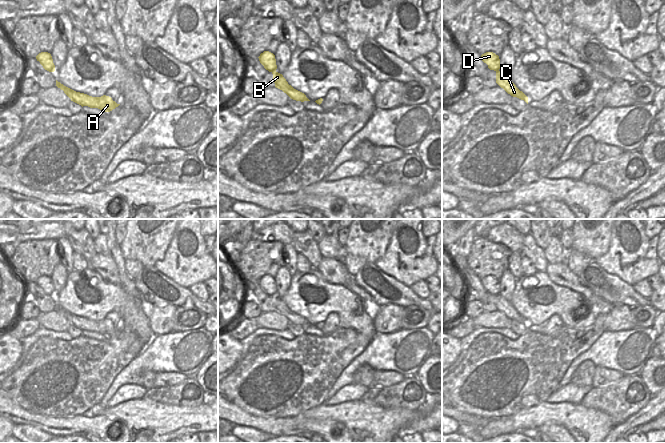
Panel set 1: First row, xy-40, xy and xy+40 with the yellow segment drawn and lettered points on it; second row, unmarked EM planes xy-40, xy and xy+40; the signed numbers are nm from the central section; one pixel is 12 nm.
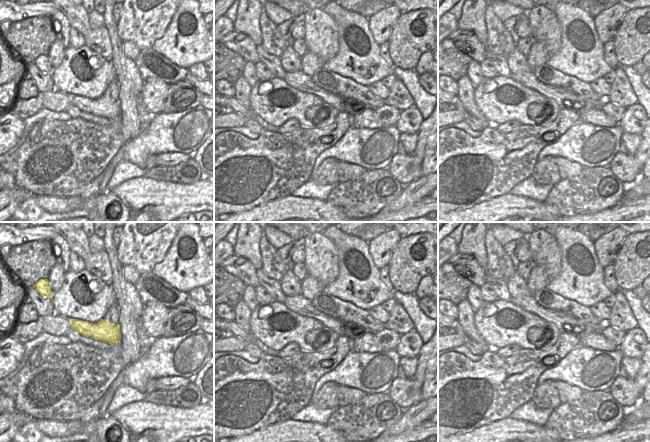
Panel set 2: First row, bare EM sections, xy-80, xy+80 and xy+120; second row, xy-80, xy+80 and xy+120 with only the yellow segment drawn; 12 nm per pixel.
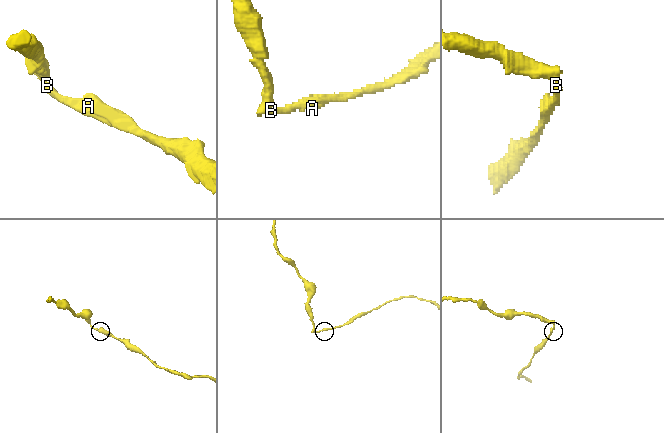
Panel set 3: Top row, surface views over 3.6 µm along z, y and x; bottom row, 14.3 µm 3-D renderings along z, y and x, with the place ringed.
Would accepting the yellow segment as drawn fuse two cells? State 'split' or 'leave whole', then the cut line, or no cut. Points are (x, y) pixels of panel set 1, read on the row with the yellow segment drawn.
split; cut in xy along (275, 70), (272, 72)

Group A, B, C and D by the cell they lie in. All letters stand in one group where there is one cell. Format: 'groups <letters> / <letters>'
groups A B C / D

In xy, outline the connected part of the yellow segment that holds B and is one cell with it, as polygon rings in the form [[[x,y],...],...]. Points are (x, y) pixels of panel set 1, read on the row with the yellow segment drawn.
[[[276,71],[272,72],[272,74],[273,74],[273,81],[275,83],[275,87],[282,90],[291,99],[301,102],[310,101],[304,93],[294,89],[291,85],[289,85],[282,74]]]

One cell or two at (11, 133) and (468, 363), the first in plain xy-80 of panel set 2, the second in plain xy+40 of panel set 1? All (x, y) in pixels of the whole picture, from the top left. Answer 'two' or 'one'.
two

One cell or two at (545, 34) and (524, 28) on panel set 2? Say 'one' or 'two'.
two

